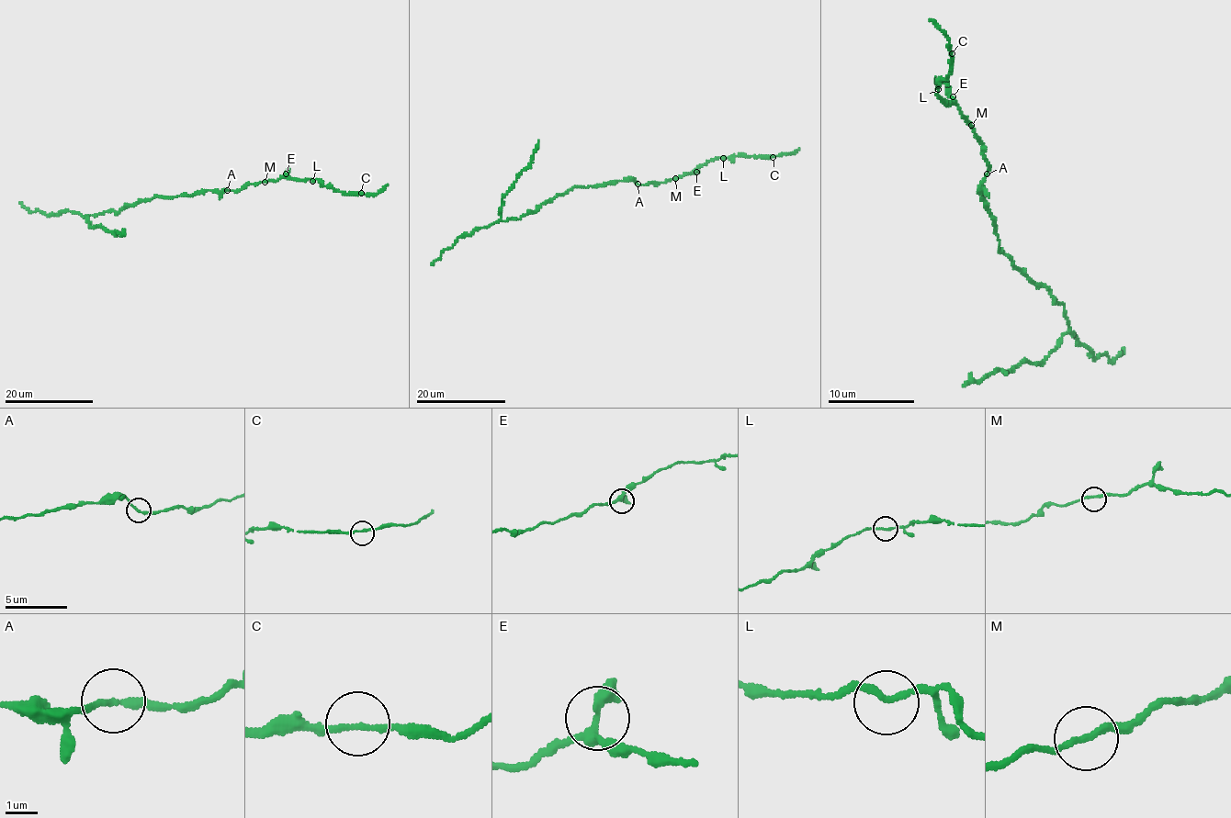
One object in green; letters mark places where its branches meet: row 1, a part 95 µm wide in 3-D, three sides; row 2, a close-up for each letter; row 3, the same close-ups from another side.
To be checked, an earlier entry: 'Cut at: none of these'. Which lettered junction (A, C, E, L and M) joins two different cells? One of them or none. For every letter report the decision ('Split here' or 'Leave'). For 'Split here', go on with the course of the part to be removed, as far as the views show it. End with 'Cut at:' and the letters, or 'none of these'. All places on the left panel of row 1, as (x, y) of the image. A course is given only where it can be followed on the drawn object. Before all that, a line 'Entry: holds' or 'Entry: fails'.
Entry: fails
A: Split here. Course of the part to remove: (227, 190), (157, 196), (116, 212), (107, 210), (88, 215), (89, 226), (124, 235)
C: Leave
E: Leave
L: Leave
M: Leave
Cut at: A

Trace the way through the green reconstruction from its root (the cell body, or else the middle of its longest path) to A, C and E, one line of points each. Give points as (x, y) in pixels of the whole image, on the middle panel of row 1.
A: (607, 184), (632, 179), (638, 184)
C: (607, 184), (632, 179), (638, 184), (665, 182), (694, 173), (718, 157), (773, 157)
E: (607, 184), (632, 179), (638, 184), (649, 184), (696, 172)

